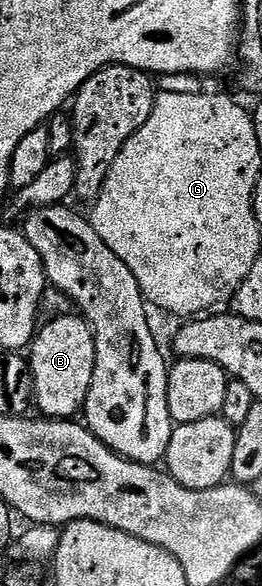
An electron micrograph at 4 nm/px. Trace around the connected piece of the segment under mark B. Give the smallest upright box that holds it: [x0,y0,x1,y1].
[29,313,95,420]

